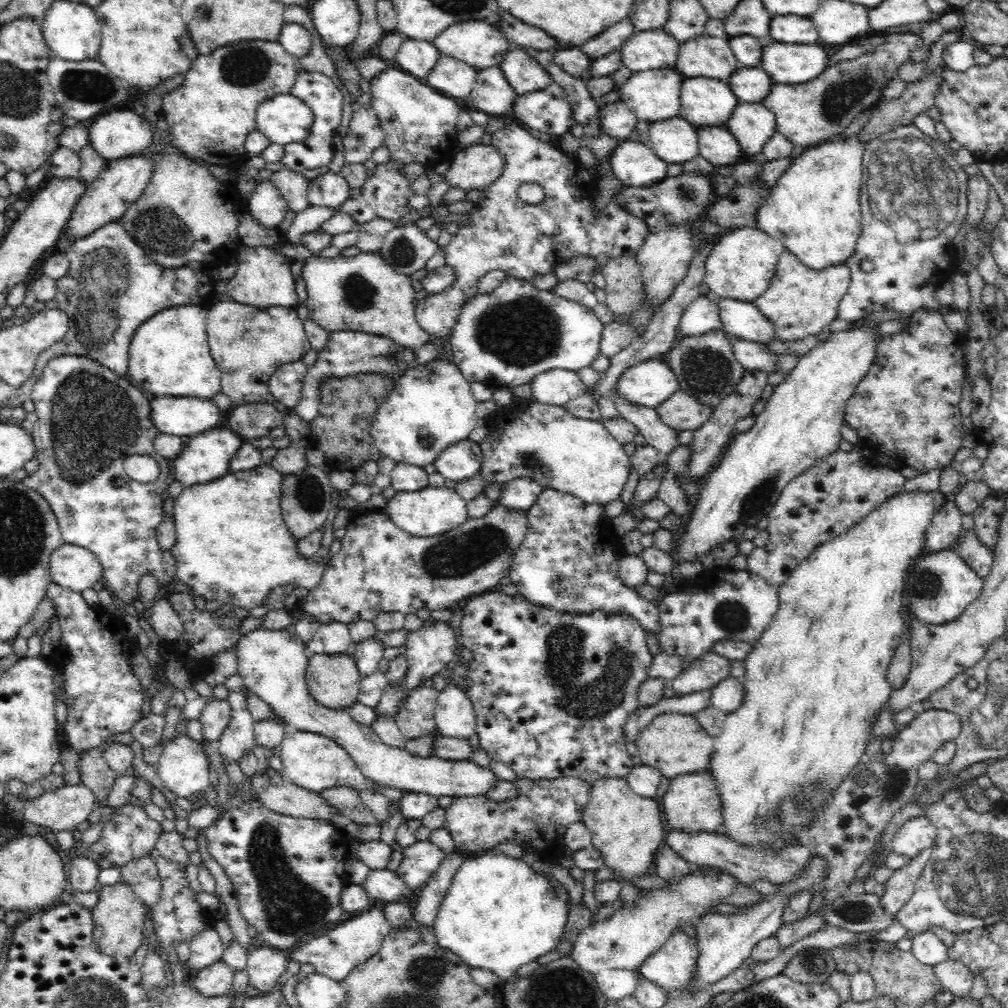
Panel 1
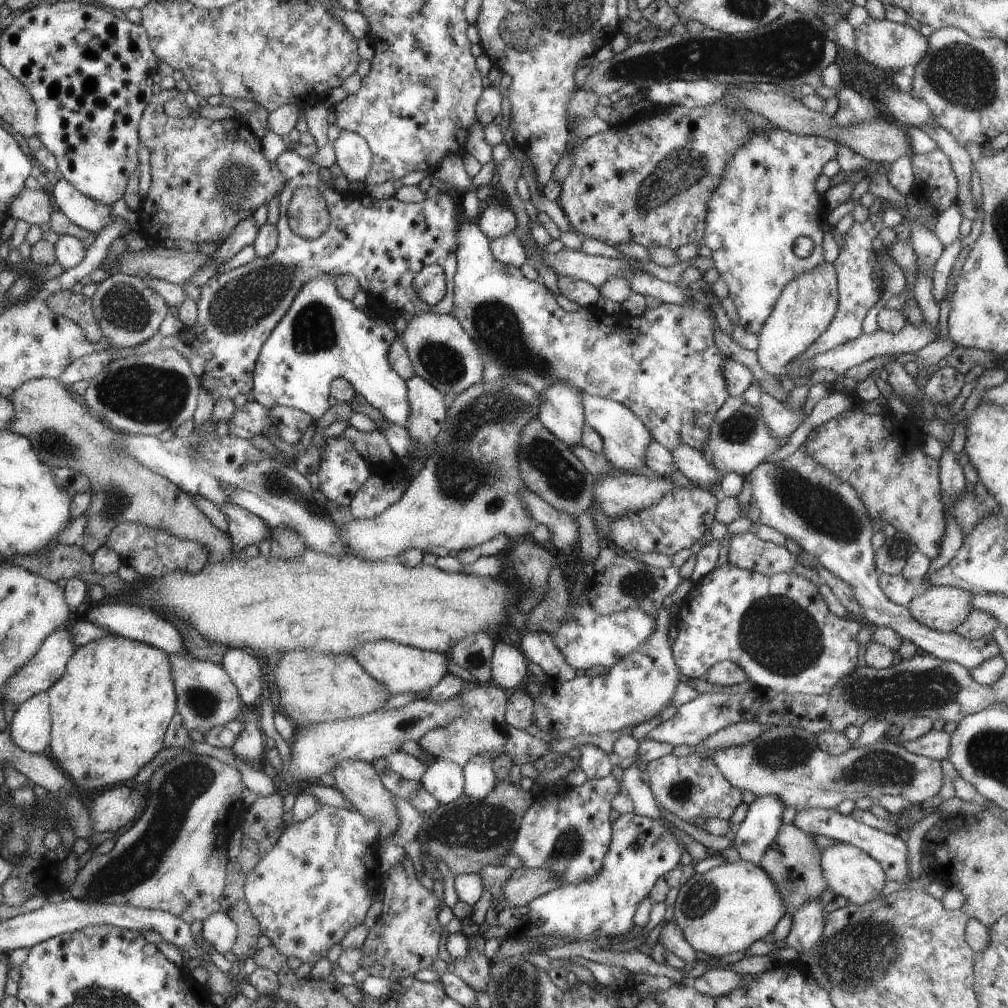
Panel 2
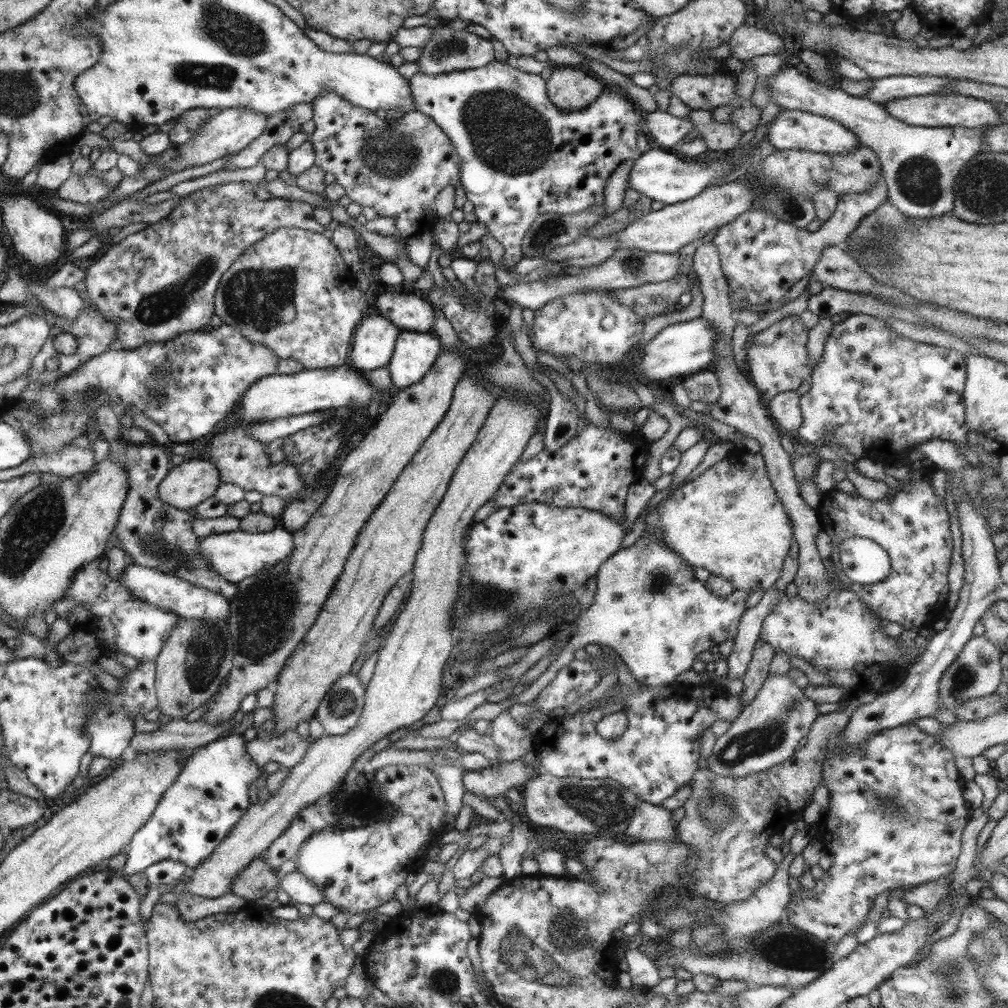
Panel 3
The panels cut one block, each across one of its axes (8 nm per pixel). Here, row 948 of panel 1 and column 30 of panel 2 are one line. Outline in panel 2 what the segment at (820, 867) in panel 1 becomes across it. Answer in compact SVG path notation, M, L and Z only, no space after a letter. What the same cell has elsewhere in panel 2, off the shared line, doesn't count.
M47 692L35 694L29 702L19 704L9 722L11 742L29 754L43 754L51 742L51 700Z

